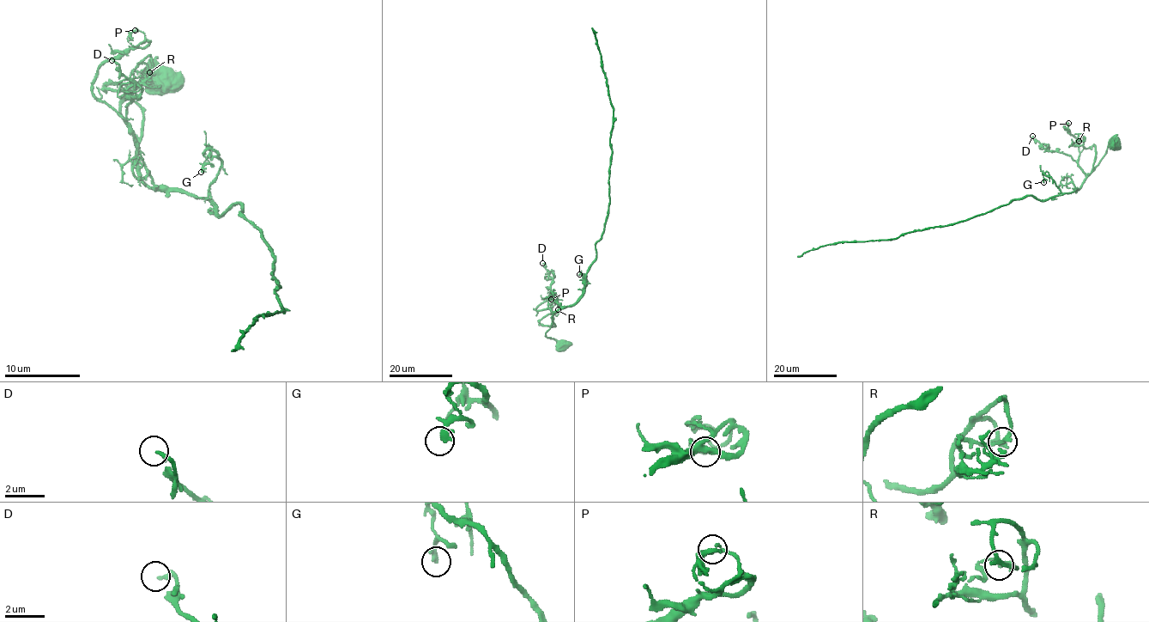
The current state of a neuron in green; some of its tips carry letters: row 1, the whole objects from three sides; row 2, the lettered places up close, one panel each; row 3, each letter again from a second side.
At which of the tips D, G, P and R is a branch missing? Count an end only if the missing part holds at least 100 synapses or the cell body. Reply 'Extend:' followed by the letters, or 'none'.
Extend: none

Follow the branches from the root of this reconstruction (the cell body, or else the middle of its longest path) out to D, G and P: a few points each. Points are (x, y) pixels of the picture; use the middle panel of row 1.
D: (561, 345), (546, 336), (552, 322), (548, 296), (553, 274), (542, 263)
G: (561, 345), (547, 337), (546, 332), (551, 326), (553, 314), (571, 307), (587, 285), (587, 277), (579, 274)
P: (561, 345), (546, 336), (552, 322), (551, 311), (534, 309), (552, 296), (549, 295), (551, 299)

